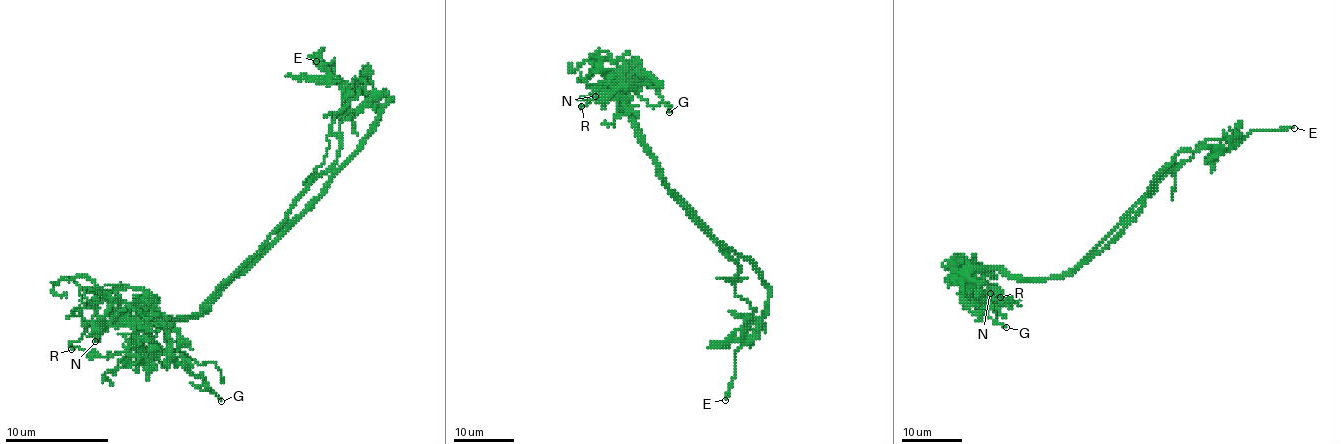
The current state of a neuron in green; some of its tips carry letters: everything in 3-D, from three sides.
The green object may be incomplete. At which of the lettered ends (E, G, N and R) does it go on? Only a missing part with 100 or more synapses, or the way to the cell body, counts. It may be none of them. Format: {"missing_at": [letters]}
{"missing_at": ["E"]}

